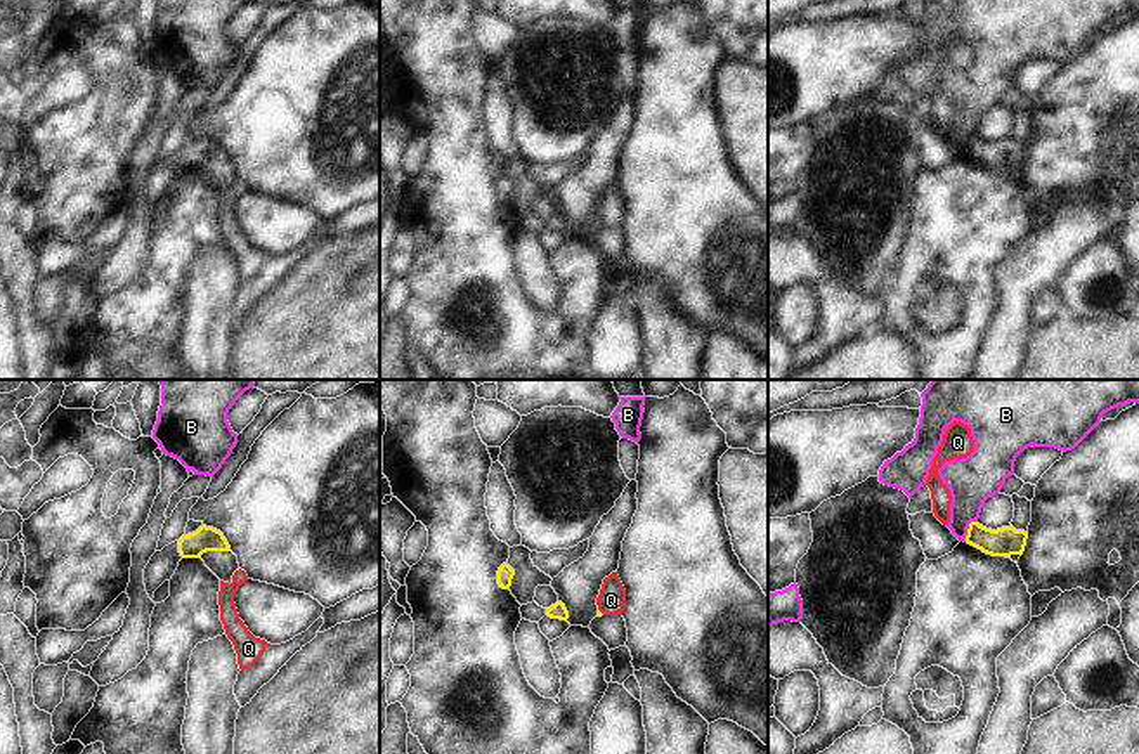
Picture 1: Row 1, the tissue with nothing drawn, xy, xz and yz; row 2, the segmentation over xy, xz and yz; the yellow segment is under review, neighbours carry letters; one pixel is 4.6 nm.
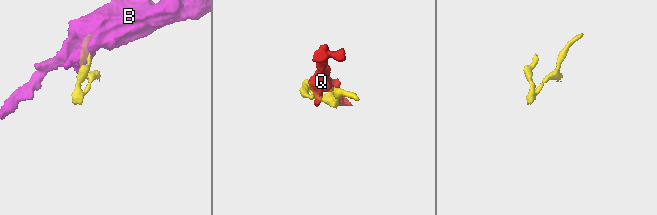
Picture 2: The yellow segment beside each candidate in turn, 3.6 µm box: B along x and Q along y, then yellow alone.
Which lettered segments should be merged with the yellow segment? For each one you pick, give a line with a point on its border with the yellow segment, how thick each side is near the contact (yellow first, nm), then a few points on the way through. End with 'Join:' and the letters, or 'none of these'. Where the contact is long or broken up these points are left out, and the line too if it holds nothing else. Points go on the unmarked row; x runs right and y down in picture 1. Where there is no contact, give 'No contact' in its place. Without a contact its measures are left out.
Join: none of these.

